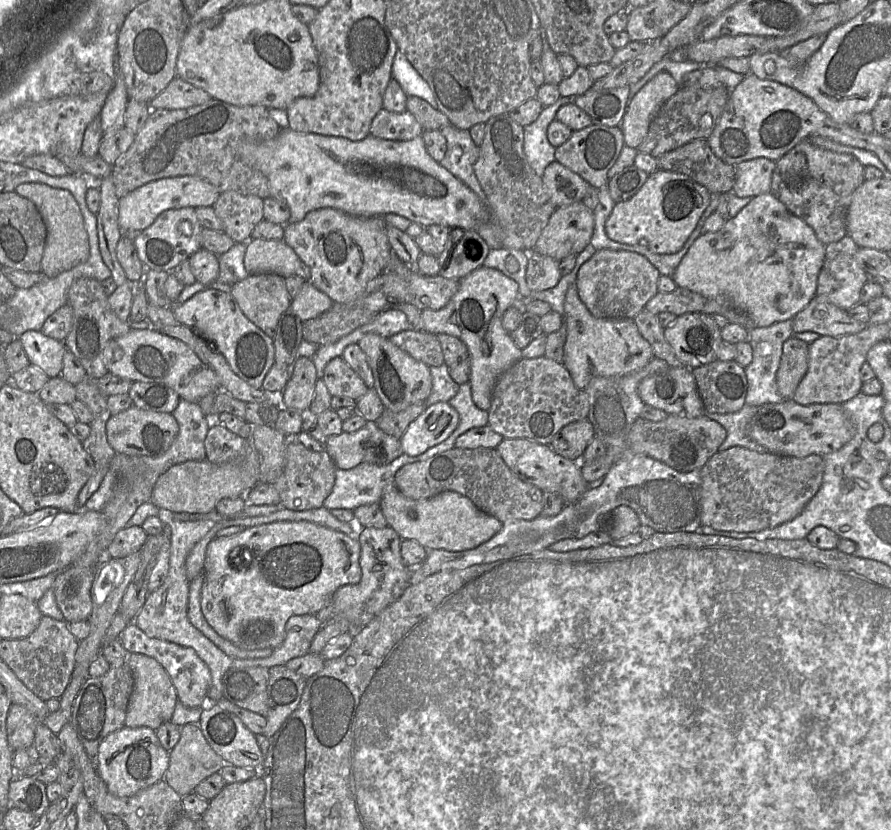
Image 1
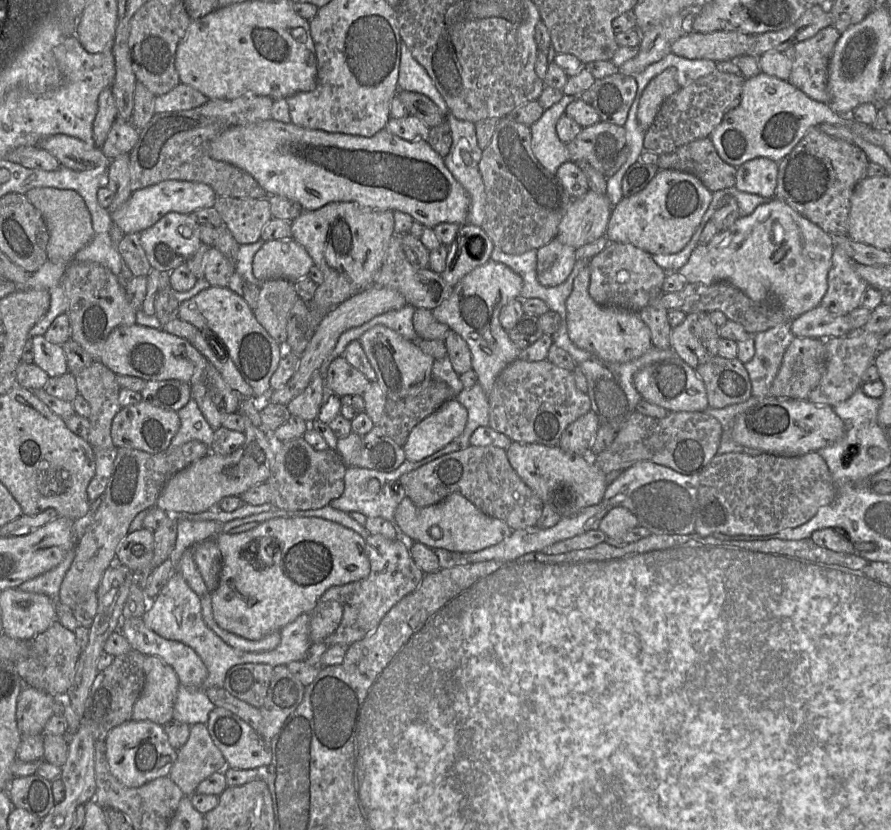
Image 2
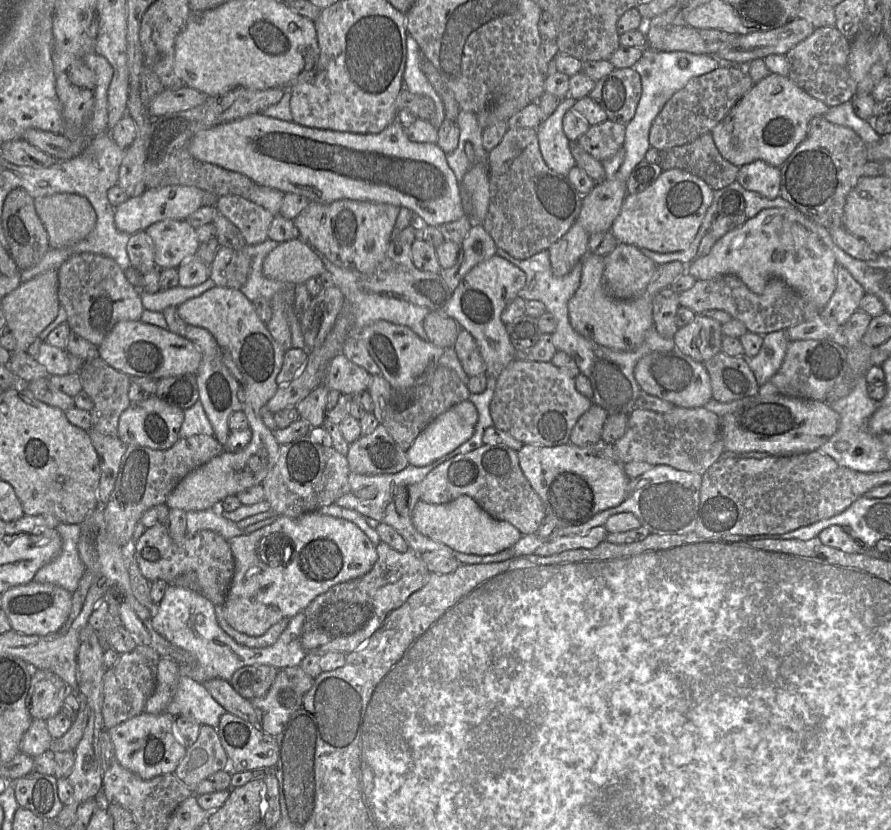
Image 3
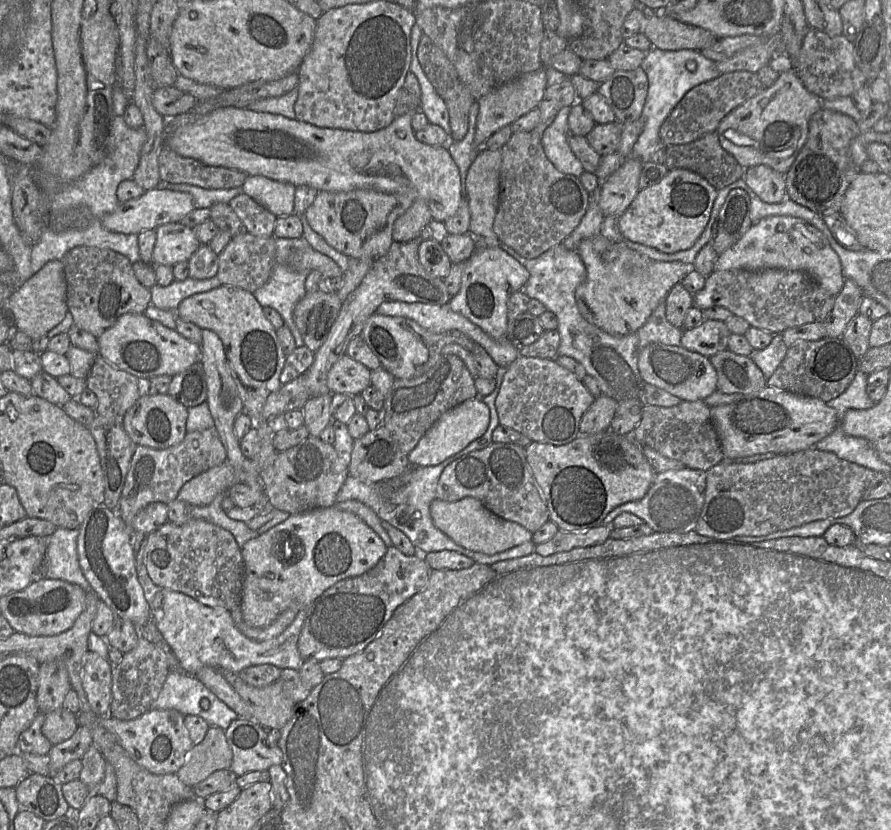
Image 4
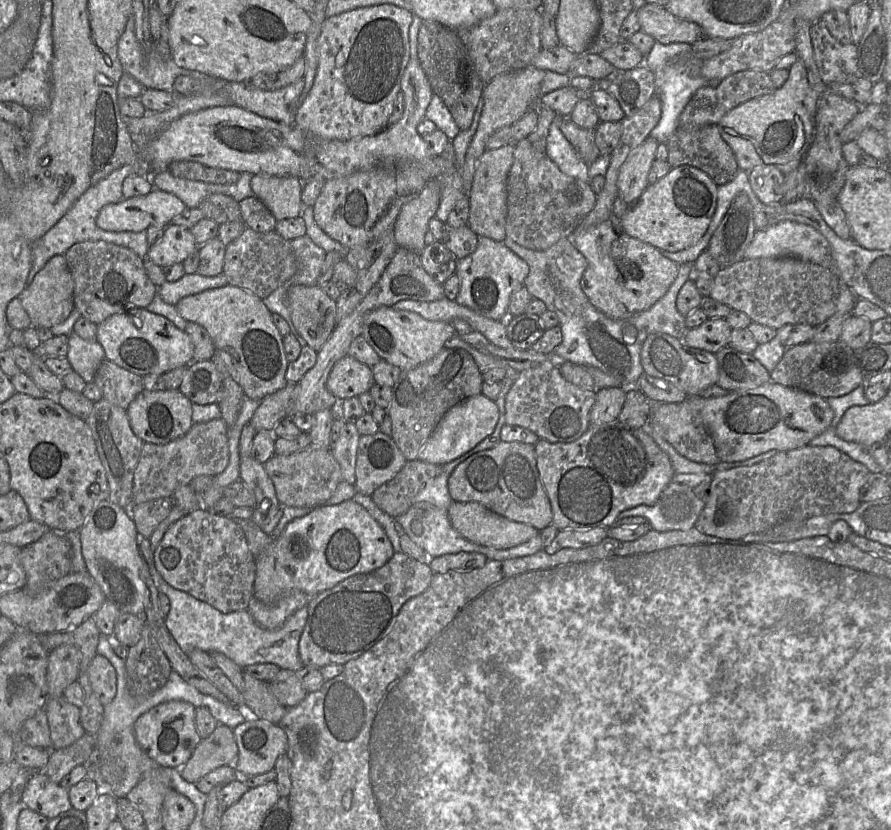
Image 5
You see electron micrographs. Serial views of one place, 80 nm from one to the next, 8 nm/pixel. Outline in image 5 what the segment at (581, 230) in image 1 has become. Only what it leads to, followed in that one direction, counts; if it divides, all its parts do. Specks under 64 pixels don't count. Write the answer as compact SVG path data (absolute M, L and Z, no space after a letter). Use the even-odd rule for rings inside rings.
M646 138L629 153L620 167L618 196L627 204L638 199L648 186L648 174L659 144L654 138Z

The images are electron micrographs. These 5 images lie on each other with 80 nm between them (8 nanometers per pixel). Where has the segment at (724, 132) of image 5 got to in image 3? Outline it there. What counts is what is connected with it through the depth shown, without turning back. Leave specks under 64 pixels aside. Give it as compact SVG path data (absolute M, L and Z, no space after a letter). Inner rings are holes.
M771 73L755 83L710 133L721 156L733 165L741 167L755 160L763 160L780 168L805 139L811 119L824 115L829 108L828 105L798 87L788 76Z

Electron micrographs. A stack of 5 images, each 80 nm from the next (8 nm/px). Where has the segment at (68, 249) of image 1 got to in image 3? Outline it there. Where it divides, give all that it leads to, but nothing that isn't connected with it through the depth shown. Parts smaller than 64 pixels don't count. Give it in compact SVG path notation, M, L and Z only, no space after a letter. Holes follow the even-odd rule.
M54 193L34 198L36 212L42 221L50 248L64 248L86 238L94 229L96 213L82 195Z

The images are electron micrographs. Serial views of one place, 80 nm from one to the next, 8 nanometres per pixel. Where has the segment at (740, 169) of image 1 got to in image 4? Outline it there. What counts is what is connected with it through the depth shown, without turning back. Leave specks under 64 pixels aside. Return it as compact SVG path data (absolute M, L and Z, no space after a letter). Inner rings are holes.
M766 165L746 168L742 177L764 202L779 203L787 199L784 175Z

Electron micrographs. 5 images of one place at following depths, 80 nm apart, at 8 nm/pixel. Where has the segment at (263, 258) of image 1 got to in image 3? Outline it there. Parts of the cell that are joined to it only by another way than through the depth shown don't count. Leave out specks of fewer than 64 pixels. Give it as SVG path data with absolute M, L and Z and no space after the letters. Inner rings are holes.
M300 238L278 243L262 264L265 277L293 284L304 284L324 270L324 263L316 251Z

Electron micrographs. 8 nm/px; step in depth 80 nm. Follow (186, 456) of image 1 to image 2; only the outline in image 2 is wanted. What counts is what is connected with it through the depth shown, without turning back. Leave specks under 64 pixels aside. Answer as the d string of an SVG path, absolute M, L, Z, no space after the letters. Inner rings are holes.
M191 398L184 407L177 411L177 414L180 419L180 428L166 450L173 450L191 440L203 442L210 448L214 429L204 418L197 402Z

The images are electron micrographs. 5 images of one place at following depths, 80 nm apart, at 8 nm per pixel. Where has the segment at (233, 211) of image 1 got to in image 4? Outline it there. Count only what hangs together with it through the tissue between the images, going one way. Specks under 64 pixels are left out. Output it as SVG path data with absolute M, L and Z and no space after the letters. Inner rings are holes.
M240 194L228 204L245 225L248 233L258 237L273 236L277 217L251 197Z

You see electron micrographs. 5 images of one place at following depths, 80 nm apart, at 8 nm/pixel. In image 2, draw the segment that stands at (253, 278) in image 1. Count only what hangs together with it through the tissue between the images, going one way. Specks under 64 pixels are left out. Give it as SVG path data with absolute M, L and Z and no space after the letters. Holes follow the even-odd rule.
M286 279L261 281L259 286L257 306L252 312L280 346L287 341L287 318L297 298L293 282Z

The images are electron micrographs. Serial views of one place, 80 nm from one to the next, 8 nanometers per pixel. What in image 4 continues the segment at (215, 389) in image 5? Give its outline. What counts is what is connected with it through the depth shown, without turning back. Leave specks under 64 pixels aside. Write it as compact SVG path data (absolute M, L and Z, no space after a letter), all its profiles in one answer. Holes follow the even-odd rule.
M201 363L172 376L167 394L187 408L206 402L207 384Z

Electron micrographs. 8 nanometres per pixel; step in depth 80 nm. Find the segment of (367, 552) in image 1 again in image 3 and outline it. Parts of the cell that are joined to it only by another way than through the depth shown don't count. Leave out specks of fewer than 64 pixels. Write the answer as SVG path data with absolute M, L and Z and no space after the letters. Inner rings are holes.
M381 541L376 545L377 560L365 575L330 587L317 596L304 610L305 622L302 629L301 643L307 653L323 656L328 652L348 654L362 647L381 627L388 614L401 606L407 598L422 588L428 579L429 571L418 553L413 550L399 552Z

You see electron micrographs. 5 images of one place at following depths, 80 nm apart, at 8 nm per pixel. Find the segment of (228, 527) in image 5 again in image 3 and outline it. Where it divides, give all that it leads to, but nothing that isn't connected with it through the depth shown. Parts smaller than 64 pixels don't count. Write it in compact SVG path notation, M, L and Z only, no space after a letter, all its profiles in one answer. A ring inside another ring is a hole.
M157 525L145 529L140 538L133 543L133 547L138 567L150 582L164 580L168 584L186 586L182 576L194 572L200 593L216 606L223 606L225 603L235 572L235 560L228 540L220 534L202 530L176 542L164 525Z

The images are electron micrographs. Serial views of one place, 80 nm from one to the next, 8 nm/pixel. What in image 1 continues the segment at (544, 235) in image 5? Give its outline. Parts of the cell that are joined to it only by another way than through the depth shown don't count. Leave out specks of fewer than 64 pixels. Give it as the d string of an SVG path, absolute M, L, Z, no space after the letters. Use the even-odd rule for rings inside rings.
M508 114L491 117L485 122L485 135L479 147L474 172L486 195L489 212L487 224L477 229L490 250L514 249L533 251L533 248L557 209L550 199L541 176L529 165L523 149L524 128Z

